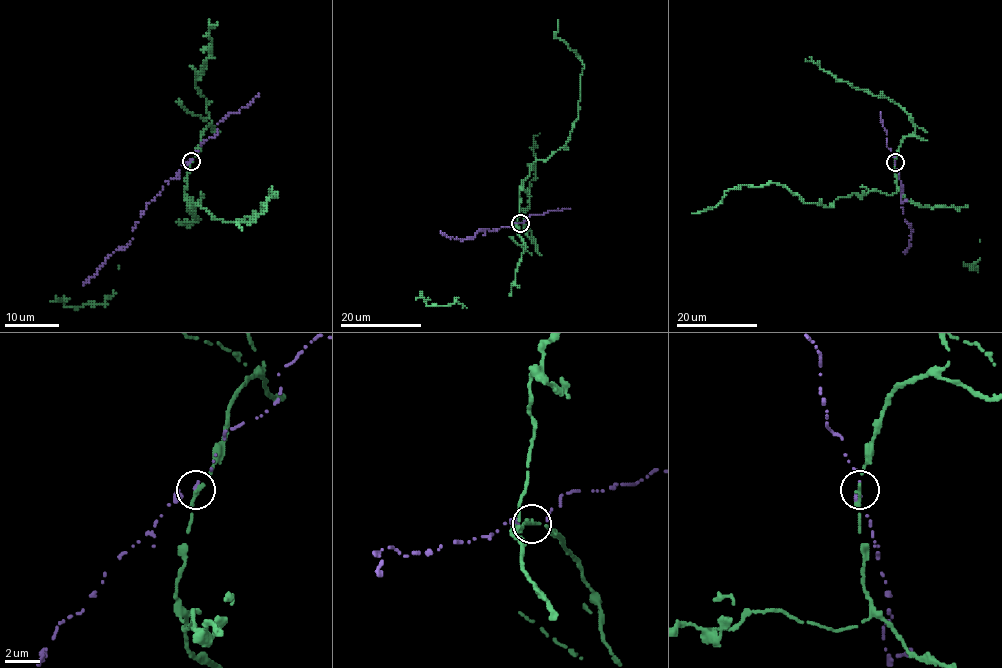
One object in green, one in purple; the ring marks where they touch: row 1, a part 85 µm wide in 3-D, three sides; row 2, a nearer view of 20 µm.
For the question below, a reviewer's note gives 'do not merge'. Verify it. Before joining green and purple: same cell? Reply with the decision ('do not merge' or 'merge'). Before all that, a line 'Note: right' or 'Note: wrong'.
Note: right
do not merge

